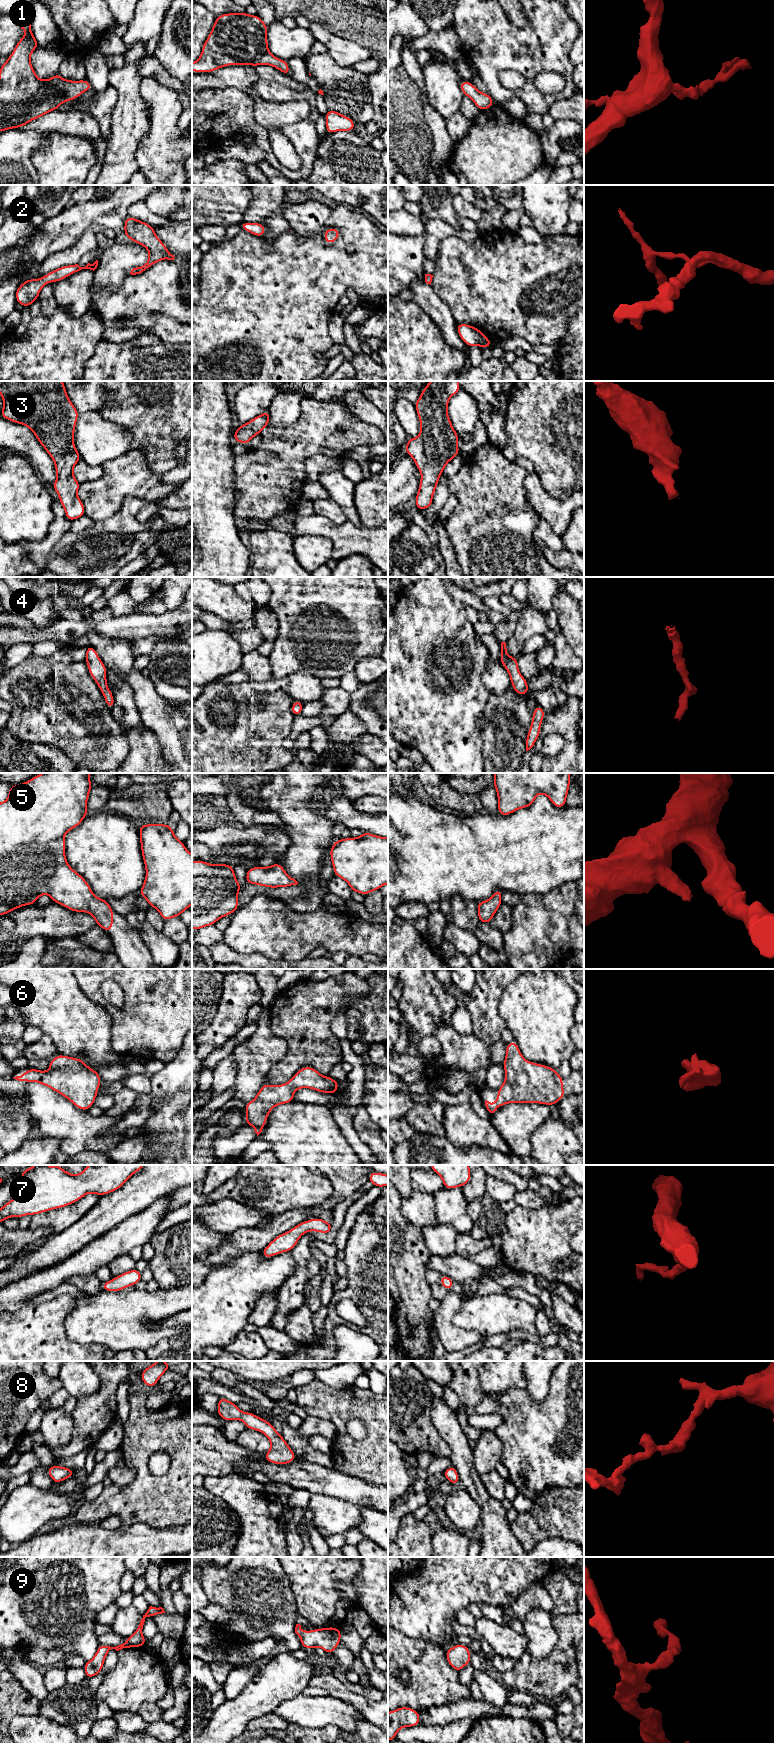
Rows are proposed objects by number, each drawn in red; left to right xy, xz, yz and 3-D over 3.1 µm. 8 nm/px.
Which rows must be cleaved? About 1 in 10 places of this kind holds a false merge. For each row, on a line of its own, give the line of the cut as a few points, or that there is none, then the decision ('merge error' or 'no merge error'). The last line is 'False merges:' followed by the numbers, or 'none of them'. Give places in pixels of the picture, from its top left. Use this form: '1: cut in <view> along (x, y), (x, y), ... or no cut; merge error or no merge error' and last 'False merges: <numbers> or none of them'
1: no cut; no merge error
2: no cut; no merge error
3: no cut; no merge error
4: no cut; no merge error
5: no cut; no merge error
6: no cut; no merge error
7: no cut; no merge error
8: no cut; no merge error
9: no cut; no merge error
False merges: none of them

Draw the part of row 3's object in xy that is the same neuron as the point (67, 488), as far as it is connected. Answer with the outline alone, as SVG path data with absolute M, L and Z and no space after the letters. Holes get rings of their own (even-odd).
M0 381L0 395L4 403L0 416L27 426L54 461L57 479L51 485L59 496L66 518L72 522L85 515L85 507L77 493L81 485L73 474L74 466L81 460L74 444L78 410L68 398L63 381Z

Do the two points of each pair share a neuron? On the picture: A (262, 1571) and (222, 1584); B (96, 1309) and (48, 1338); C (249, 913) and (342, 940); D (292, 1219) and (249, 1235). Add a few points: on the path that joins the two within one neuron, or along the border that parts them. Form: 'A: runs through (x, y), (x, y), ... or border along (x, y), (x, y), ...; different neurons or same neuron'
A: runs through (252, 1581), (245, 1584), (232, 1584); same neuron
B: border along (73, 1307), (65, 1317), (64, 1333), (82, 1344); different neurons
C: runs through (272, 928), (276, 931), (319, 931); same neuron
D: runs through (281, 1223), (266, 1234), (260, 1235); same neuron

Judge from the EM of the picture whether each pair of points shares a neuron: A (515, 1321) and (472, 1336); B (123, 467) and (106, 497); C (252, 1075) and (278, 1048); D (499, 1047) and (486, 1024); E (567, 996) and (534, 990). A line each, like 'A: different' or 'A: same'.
A: different
B: same
C: same
D: different
E: same

